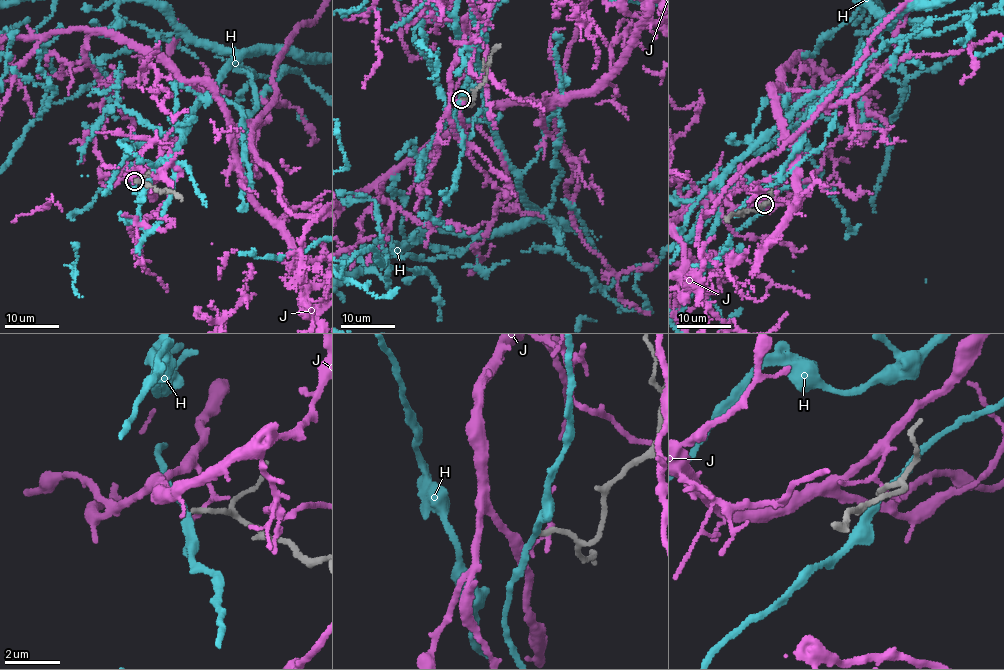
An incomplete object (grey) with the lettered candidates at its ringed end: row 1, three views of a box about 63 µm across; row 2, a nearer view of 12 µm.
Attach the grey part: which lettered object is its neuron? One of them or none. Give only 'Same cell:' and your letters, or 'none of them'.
Same cell: none of them

